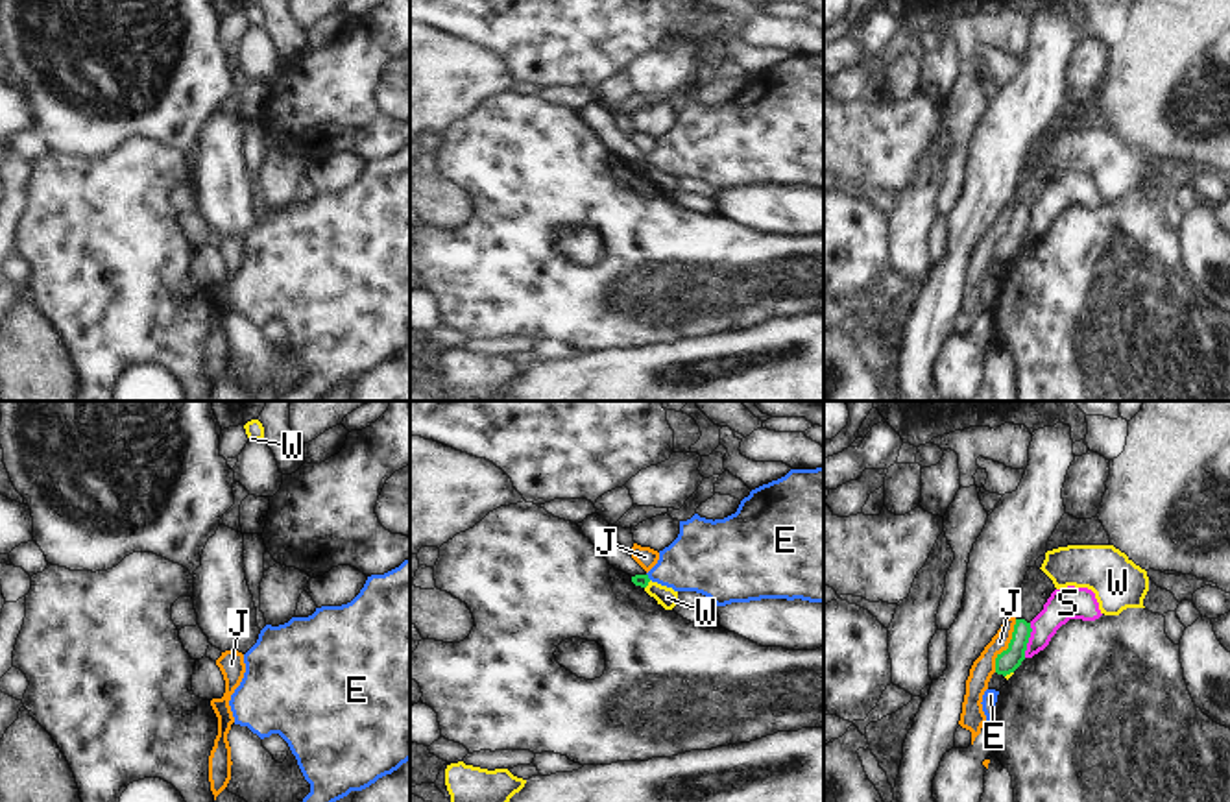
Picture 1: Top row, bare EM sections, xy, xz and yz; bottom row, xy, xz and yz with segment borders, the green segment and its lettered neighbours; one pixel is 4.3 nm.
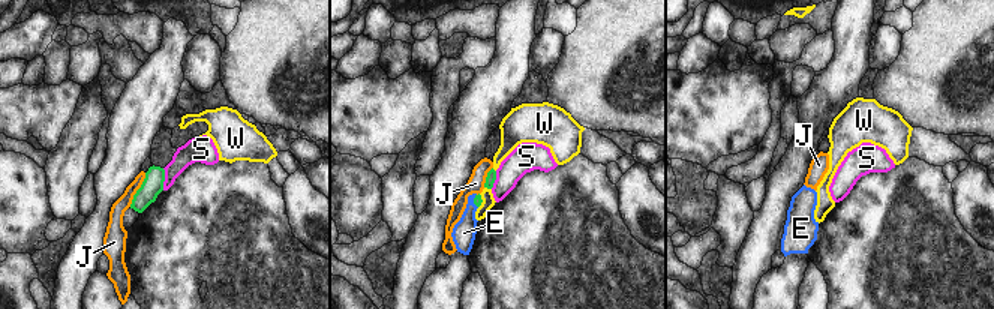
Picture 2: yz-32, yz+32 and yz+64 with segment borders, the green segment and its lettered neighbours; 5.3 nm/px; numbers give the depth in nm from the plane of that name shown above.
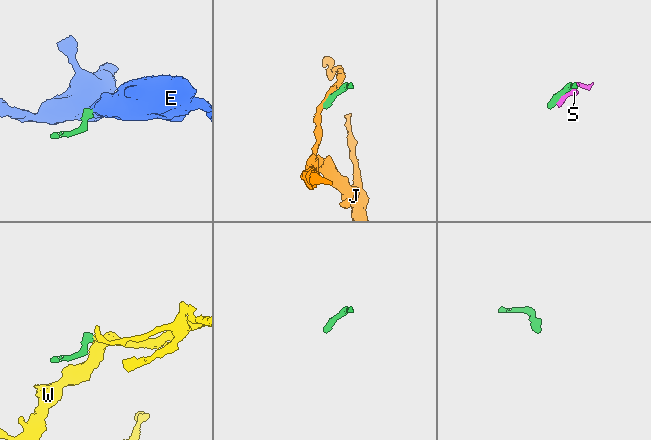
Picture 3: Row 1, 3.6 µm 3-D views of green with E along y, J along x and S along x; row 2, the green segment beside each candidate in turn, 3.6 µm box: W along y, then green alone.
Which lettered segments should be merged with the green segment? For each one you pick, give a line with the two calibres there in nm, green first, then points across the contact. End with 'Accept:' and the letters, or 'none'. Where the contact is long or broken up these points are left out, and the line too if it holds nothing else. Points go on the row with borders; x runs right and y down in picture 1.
E: calibres 50 and 280 nm; way xz (641, 581), (647, 577), (700, 558)
Accept: E

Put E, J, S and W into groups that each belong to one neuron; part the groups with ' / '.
E / J / S / W

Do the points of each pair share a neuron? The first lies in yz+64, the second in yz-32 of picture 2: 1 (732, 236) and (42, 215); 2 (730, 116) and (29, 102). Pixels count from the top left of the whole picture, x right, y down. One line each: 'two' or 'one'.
1: two
2: one

